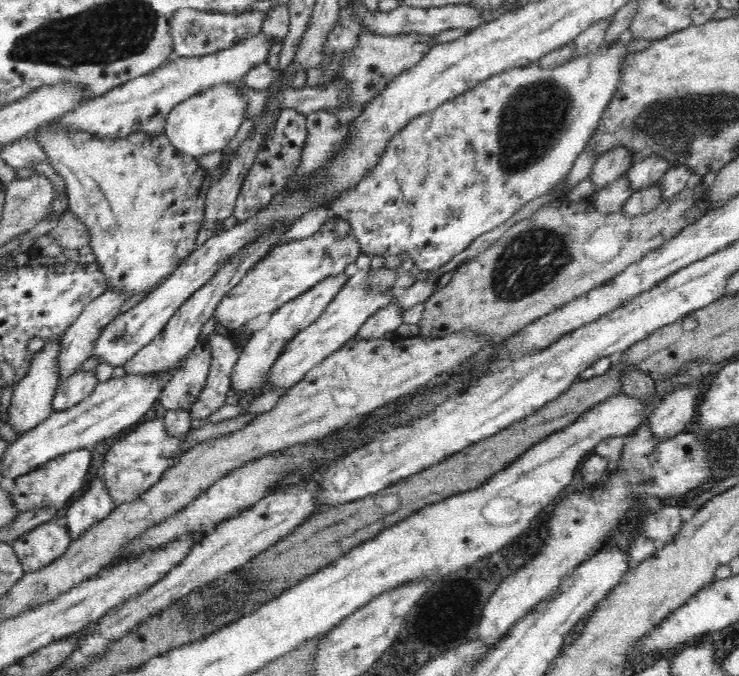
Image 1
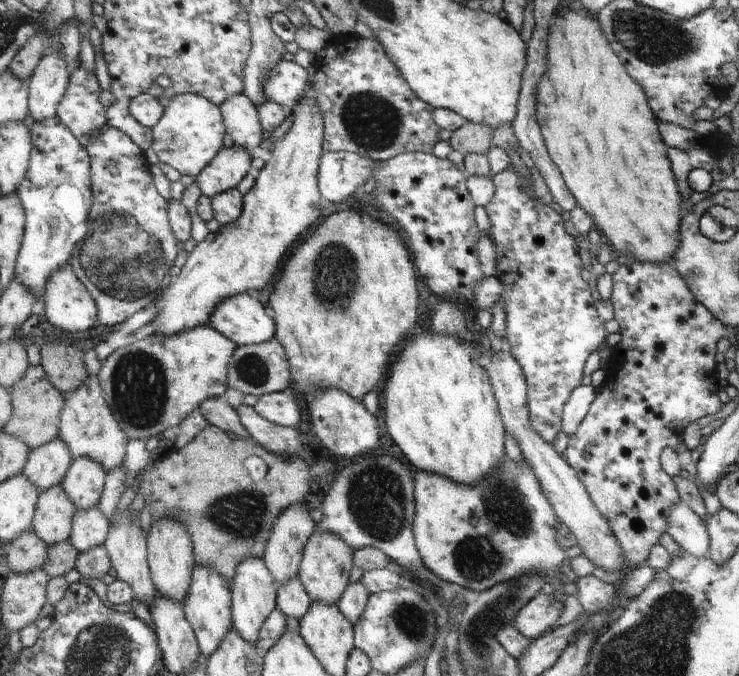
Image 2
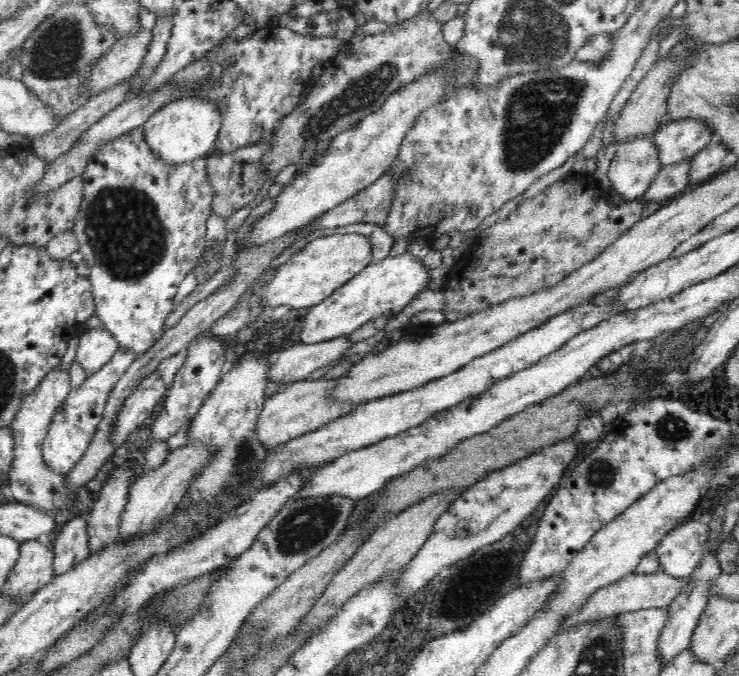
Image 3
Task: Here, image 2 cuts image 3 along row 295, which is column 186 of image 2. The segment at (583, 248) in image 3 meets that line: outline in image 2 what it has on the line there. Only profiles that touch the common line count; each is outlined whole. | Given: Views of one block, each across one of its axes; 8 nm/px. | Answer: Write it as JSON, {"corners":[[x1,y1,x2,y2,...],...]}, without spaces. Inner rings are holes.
{"corners":[[215,424,207,425,190,443,180,449,170,449,155,461,155,464,141,476,137,489,144,502,151,506,153,521,173,518,185,524,195,546,196,564,217,570,230,586,233,578,237,576,237,566,243,560,251,556,264,558,273,524,283,514,283,510,287,510,293,504,303,504,305,496,309,494,309,468,301,455,277,456,269,452,265,446,261,446,253,437,251,440,243,440,239,436,235,436,235,439,229,438,229,432],[249,456,259,456,267,464,267,473,262,480,252,481,243,466,243,462]]}

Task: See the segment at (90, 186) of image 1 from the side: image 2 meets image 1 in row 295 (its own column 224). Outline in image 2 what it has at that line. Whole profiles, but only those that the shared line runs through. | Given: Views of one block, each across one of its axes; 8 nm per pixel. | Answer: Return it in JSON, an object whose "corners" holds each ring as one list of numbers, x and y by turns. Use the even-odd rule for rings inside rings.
{"corners":[[185,93,177,95,165,105,165,114,153,127,153,149,160,162,175,168,183,176,198,178,225,146,227,127,218,104,207,97]]}

